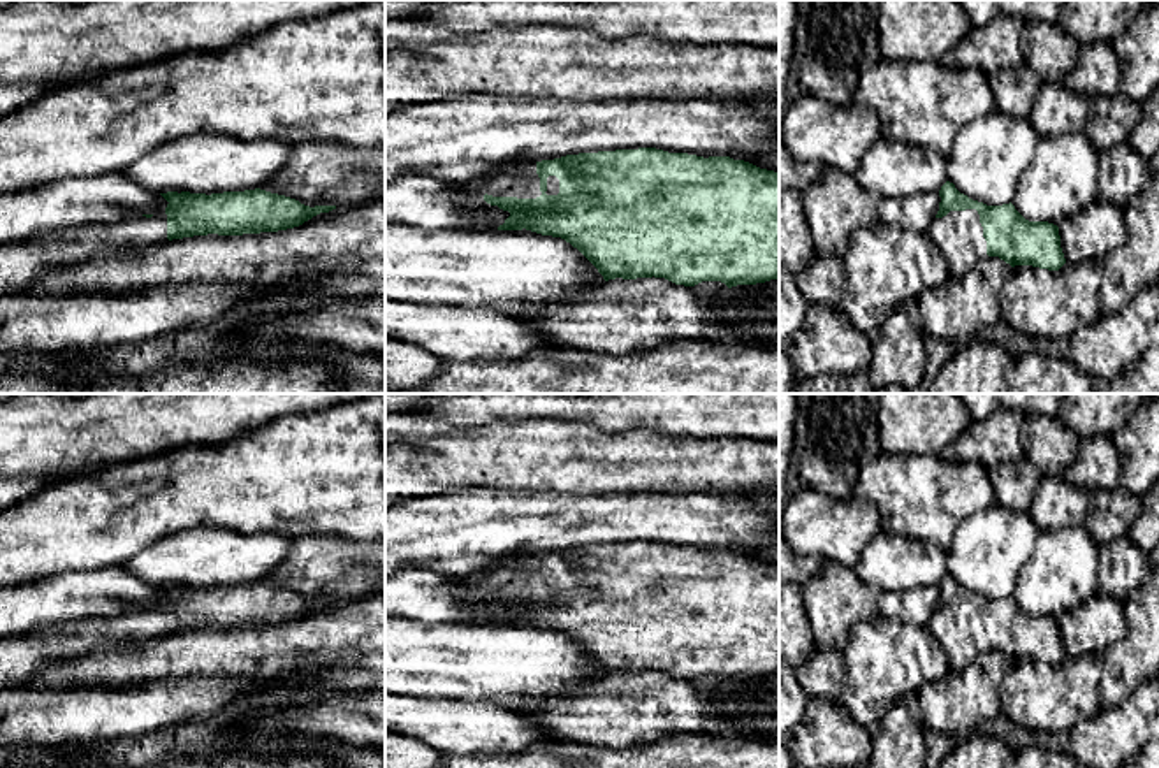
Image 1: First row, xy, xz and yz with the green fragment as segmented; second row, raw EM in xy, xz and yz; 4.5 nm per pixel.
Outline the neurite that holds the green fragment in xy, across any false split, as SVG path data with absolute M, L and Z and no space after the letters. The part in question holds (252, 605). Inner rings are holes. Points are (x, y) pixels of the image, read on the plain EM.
M260 582L211 589L190 585L167 585L160 589L169 596L164 606L134 606L116 619L88 619L76 624L0 638L0 691L26 687L33 675L49 661L79 659L88 654L114 650L118 647L142 647L153 638L193 629L243 629L287 624L303 619L320 606L336 603L336 599L310 601L295 592Z

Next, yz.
M950 575L939 590L939 605L927 627L944 650L950 670L967 668L987 648L1011 661L1059 664L1066 657L1057 619L1029 615L1011 596L987 599L973 594Z

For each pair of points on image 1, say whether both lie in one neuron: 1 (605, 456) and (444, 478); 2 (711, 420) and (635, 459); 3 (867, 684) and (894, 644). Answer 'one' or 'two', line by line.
1: one
2: two
3: one

